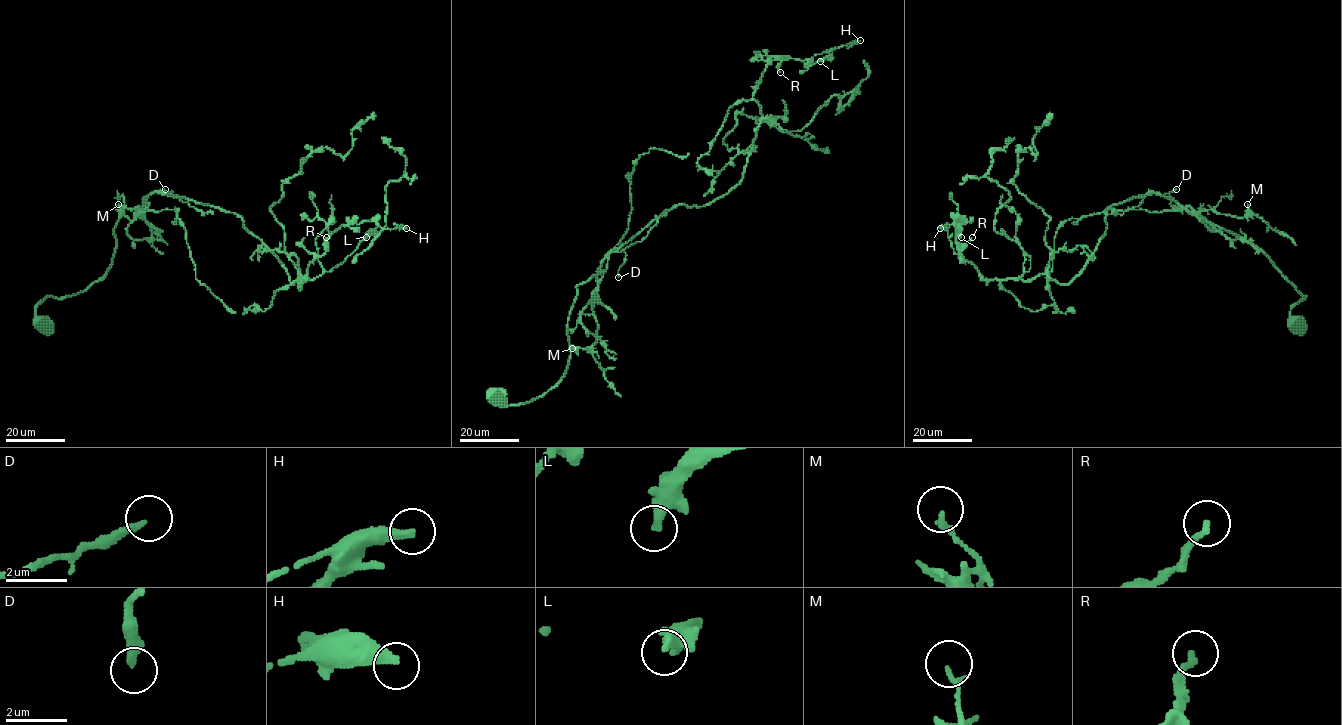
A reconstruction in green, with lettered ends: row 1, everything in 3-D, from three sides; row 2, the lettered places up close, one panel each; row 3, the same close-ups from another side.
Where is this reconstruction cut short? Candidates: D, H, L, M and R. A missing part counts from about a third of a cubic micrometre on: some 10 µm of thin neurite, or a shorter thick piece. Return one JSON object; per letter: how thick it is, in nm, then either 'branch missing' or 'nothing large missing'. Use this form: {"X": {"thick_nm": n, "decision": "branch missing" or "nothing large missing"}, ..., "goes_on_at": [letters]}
{"D": {"thick_nm": 280, "decision": "nothing large missing"}, "H": {"thick_nm": 400, "decision": "branch missing"}, "L": {"thick_nm": 400, "decision": "nothing large missing"}, "M": {"thick_nm": 190, "decision": "nothing large missing"}, "R": {"thick_nm": 220, "decision": "nothing large missing"}, "goes_on_at": ["H"]}

